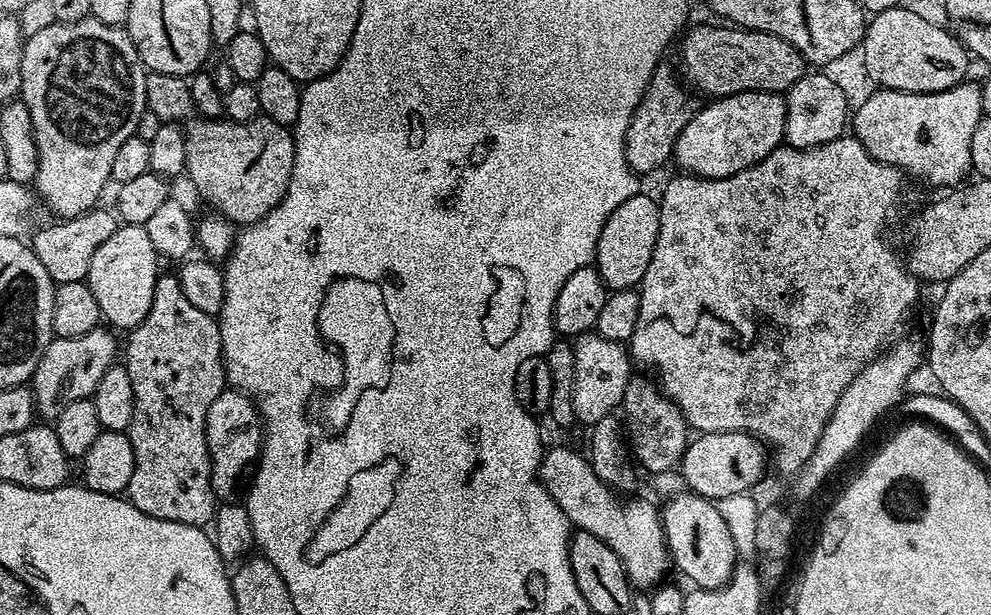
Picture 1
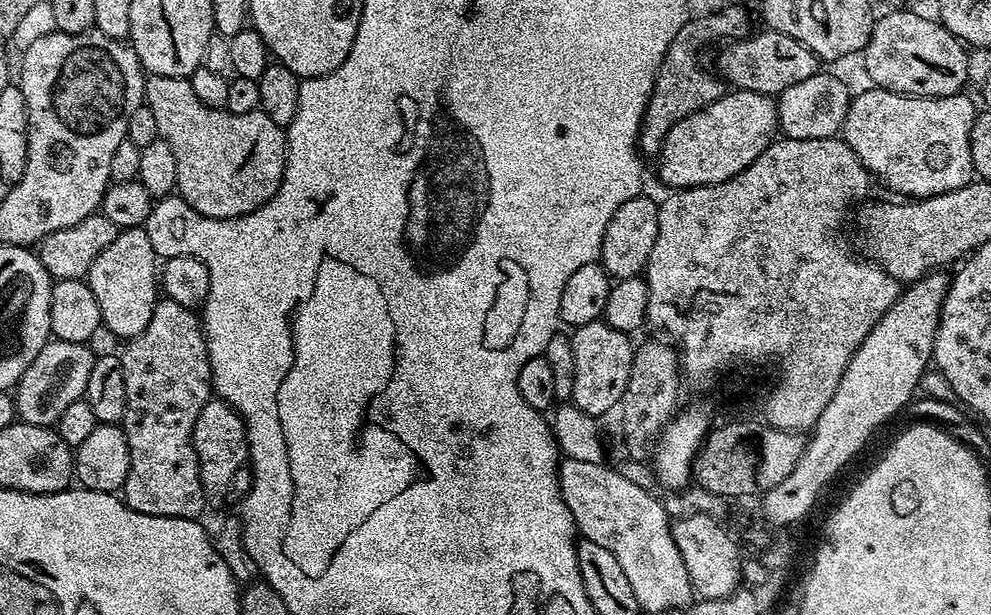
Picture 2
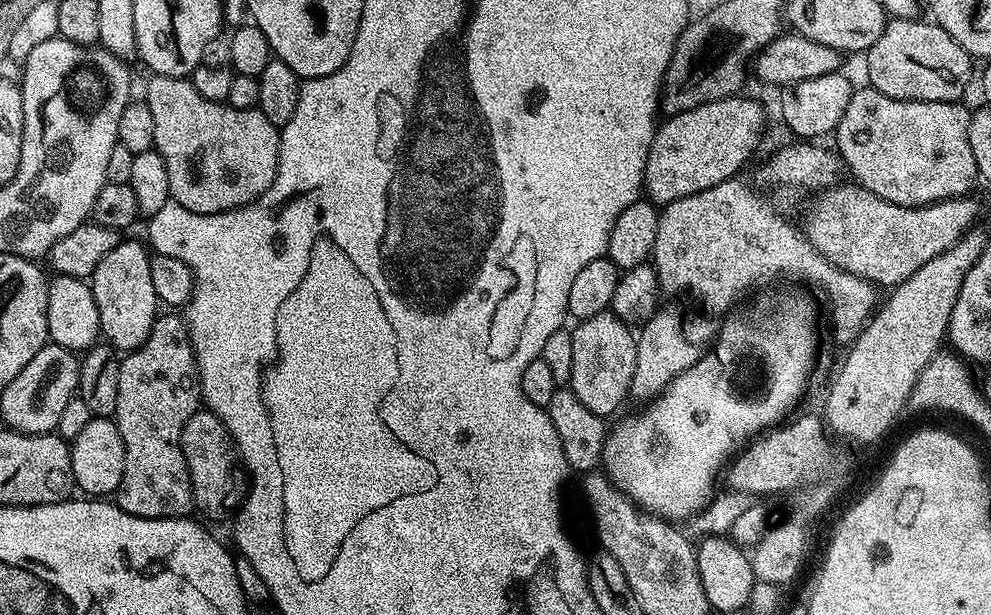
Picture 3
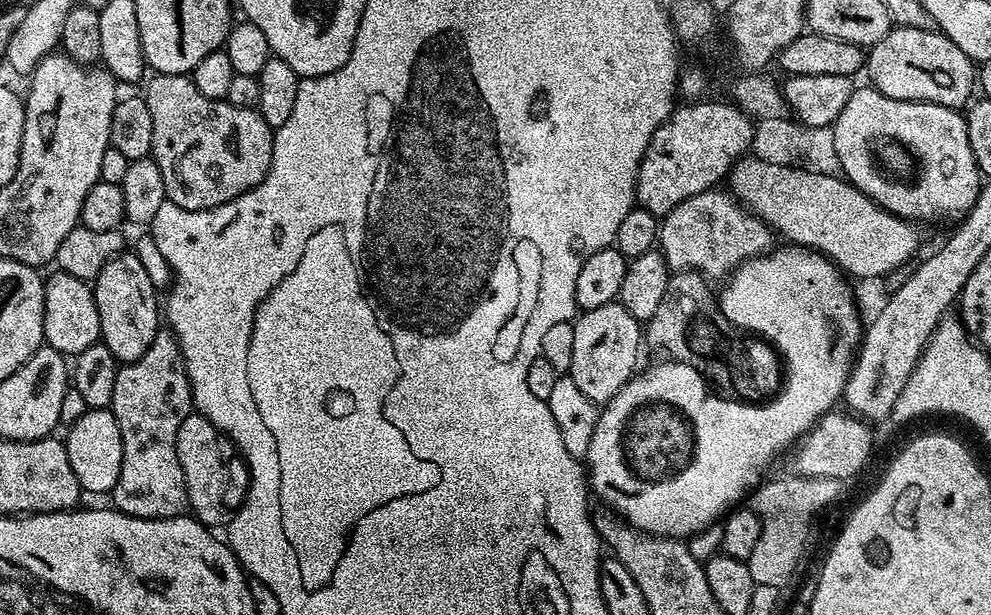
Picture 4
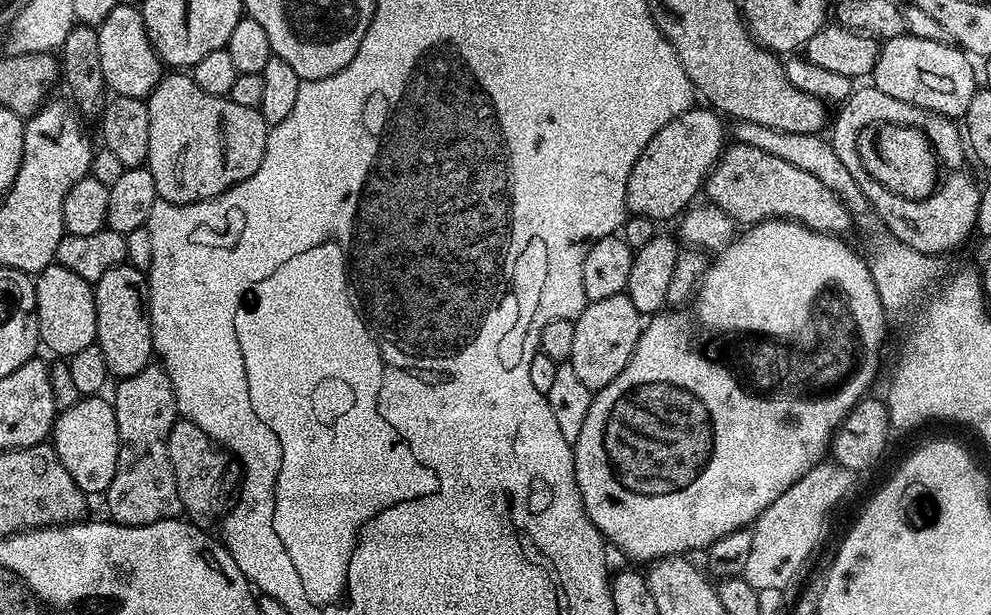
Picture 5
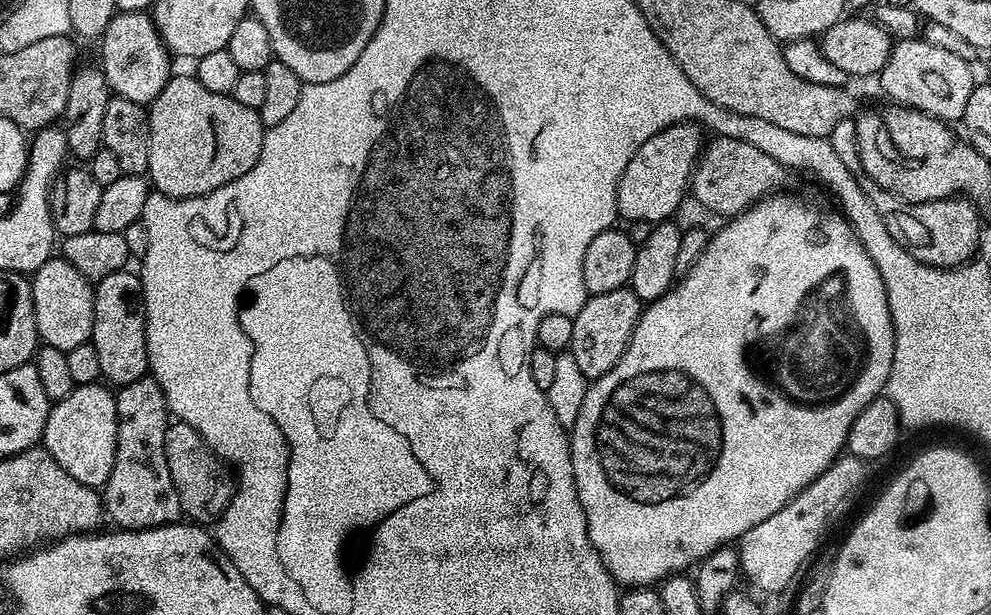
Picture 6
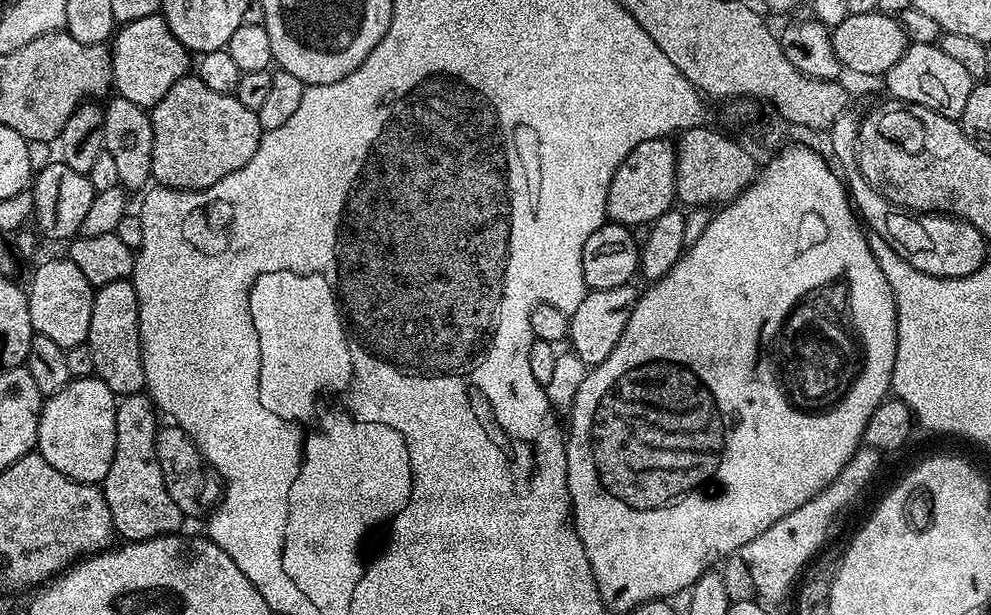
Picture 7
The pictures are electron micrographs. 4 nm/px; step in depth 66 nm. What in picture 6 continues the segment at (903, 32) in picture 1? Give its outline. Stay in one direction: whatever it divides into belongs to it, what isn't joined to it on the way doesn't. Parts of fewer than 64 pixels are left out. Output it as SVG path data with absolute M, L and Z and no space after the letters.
M923 38L915 40L898 40L892 45L892 53L884 69L878 73L880 88L889 97L889 101L916 108L927 116L935 116L945 122L963 121L966 101L974 87L972 67L969 61L950 54L938 46L930 46Z

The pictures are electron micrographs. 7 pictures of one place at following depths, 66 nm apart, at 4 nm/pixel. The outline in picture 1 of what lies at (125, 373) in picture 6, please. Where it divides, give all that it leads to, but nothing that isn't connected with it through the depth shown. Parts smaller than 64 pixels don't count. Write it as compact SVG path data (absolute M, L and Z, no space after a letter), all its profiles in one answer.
M121 223L114 234L110 234L108 241L94 253L86 283L90 294L94 294L98 302L98 310L105 325L113 329L131 330L141 324L146 314L150 314L158 275L156 260L156 247L154 242L150 242L147 227L143 224Z

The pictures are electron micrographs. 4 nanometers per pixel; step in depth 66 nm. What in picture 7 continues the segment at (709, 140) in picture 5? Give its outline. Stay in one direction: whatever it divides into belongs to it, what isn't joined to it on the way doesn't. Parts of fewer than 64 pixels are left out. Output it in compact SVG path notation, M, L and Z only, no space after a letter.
M659 136L650 138L634 150L614 170L614 182L610 182L610 194L606 198L608 220L613 224L629 226L638 223L651 224L662 214L673 211L676 200L676 151L671 139Z

